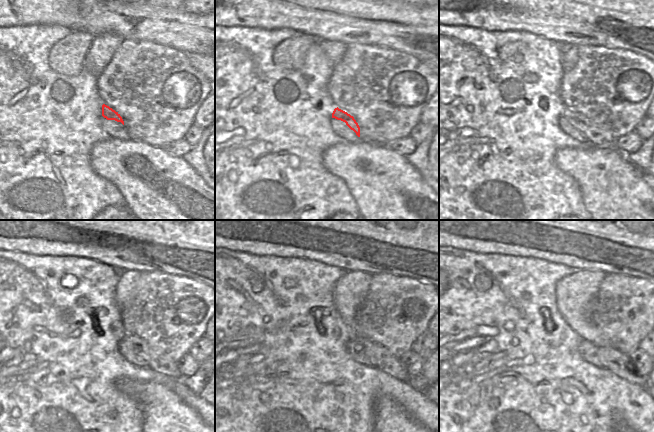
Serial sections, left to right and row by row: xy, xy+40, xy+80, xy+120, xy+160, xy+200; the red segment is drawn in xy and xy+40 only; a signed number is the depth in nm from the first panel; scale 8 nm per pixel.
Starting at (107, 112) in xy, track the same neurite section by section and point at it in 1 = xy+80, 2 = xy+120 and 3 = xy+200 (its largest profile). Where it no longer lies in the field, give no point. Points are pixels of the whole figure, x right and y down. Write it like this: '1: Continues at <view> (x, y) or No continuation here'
1: Continues at xy+80 (596, 137)
2: Continues at xy+120 (157, 362)
3: Continues at xy+200 (616, 362)

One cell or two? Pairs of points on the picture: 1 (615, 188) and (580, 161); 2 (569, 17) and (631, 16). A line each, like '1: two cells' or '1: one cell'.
1: one cell
2: one cell

